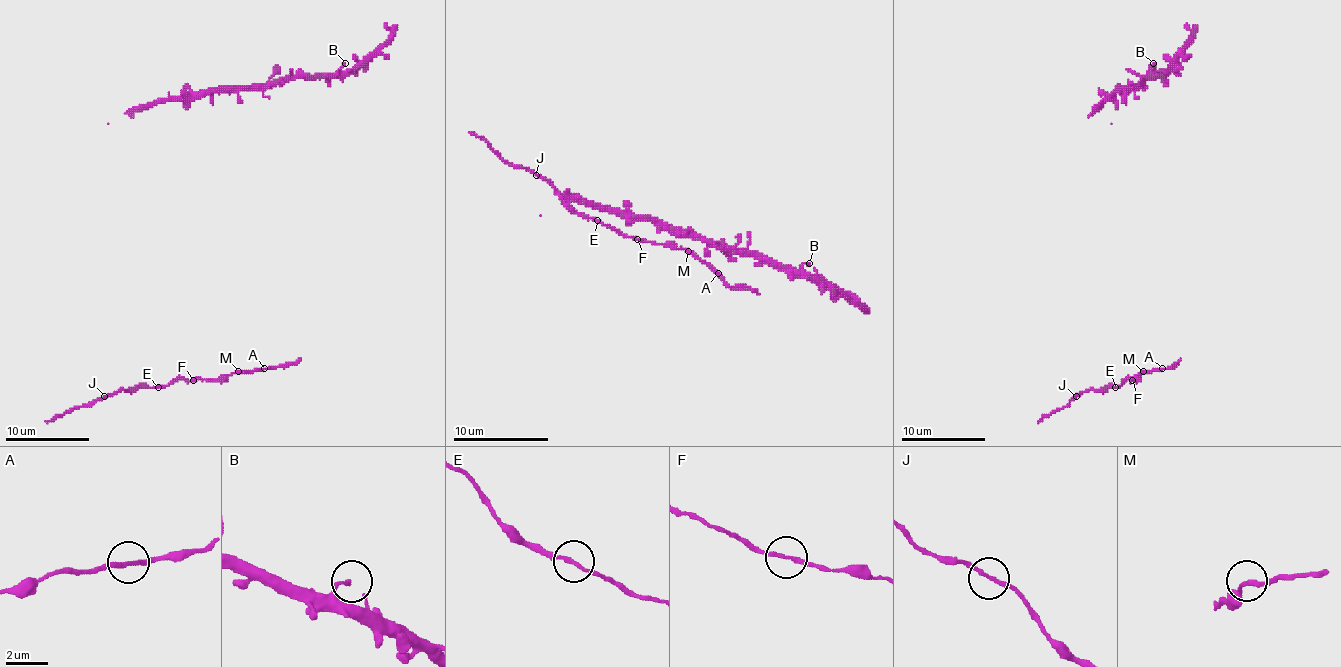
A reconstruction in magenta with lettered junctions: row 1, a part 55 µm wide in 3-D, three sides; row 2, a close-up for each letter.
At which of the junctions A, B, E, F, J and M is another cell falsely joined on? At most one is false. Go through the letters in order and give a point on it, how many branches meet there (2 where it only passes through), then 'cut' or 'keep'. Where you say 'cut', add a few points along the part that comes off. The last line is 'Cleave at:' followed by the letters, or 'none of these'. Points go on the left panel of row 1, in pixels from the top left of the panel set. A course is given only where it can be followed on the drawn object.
A: place (264, 368); branches 2; keep
B: place (345, 63); branches 1; keep
E: place (158, 387); branches 2; keep
F: place (193, 380); branches 2; keep
J: place (104, 396); branches 2; keep
M: place (238, 371); branches 2; keep
Cleave at: none of these

